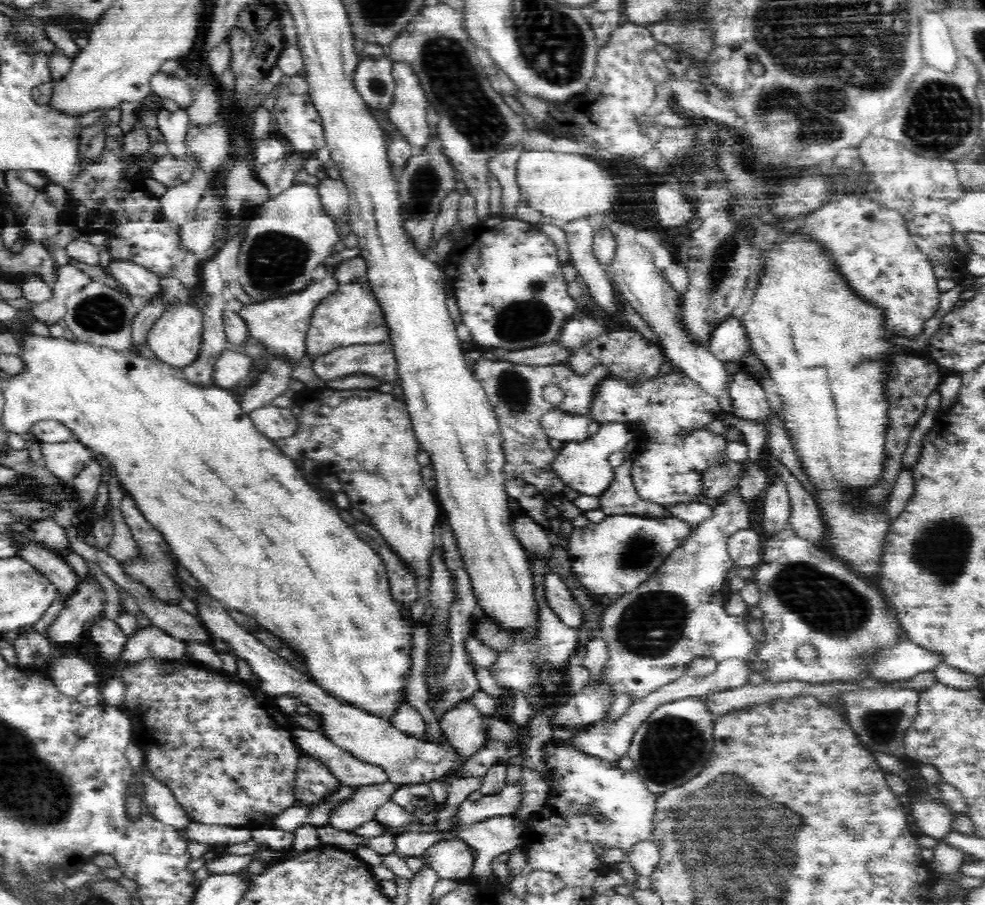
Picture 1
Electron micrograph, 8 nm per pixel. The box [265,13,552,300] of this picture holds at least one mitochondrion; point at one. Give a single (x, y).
(455, 82)

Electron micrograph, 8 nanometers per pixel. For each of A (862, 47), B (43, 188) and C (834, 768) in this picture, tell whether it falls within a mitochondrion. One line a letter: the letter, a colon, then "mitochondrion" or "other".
A: mitochondrion
B: other
C: other

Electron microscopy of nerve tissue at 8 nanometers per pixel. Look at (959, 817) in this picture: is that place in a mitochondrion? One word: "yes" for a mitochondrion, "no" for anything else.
no

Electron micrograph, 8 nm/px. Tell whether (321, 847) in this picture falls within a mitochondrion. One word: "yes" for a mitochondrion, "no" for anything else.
no

